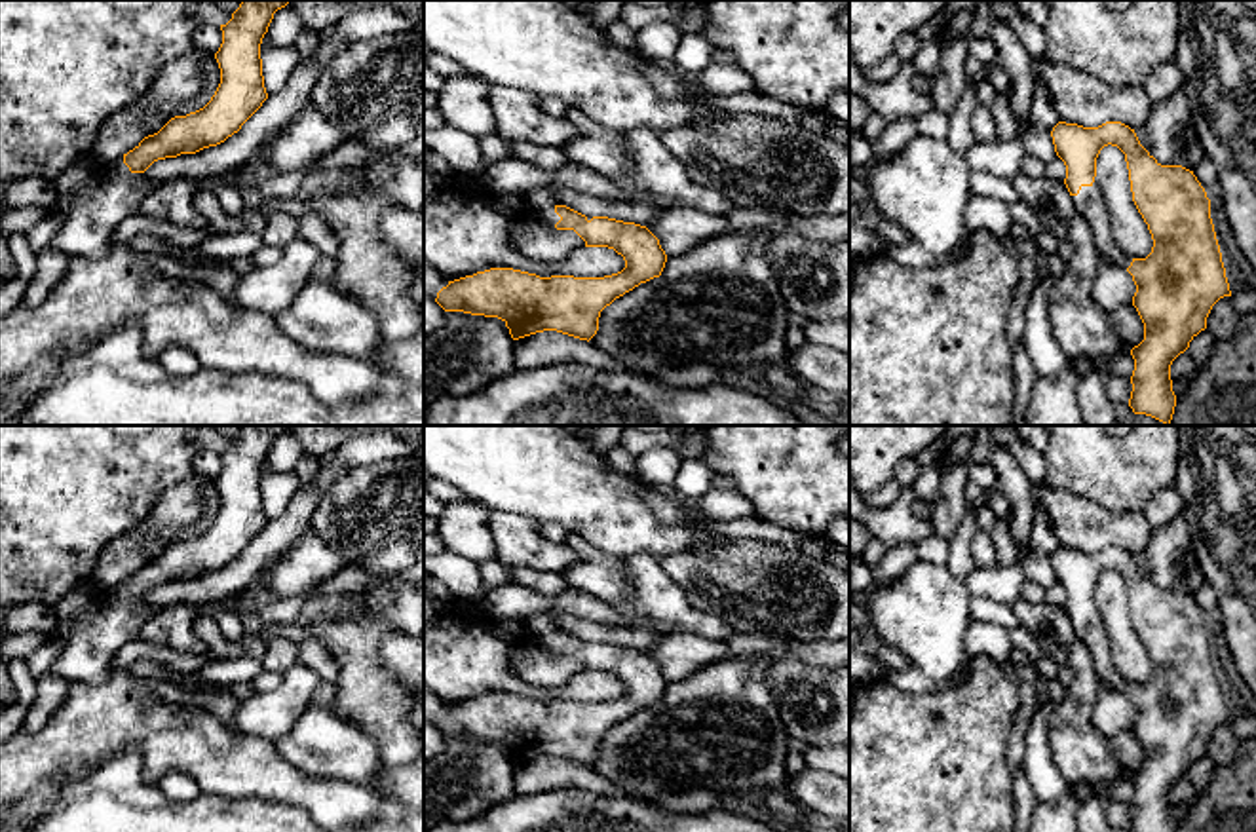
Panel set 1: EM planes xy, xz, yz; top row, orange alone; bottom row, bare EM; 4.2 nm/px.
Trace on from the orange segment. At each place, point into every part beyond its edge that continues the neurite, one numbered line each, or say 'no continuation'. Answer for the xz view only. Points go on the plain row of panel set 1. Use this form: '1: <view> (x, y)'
1: xz (532, 660)

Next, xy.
1: xy (86, 658)

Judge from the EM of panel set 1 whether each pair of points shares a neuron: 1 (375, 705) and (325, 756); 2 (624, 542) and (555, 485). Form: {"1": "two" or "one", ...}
{"1": "two", "2": "one"}

